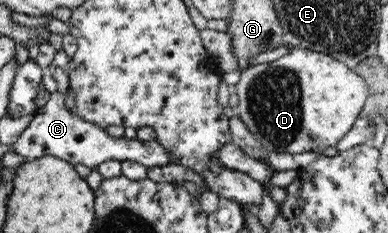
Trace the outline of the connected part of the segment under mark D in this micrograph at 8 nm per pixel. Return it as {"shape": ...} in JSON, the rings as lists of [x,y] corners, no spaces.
{"shape":[[[293,47],[276,61],[256,63],[243,69],[233,89],[237,91],[240,101],[235,115],[240,117],[256,139],[269,151],[292,155],[334,147],[351,130],[363,111],[369,93],[365,79],[343,61],[327,53]]]}

